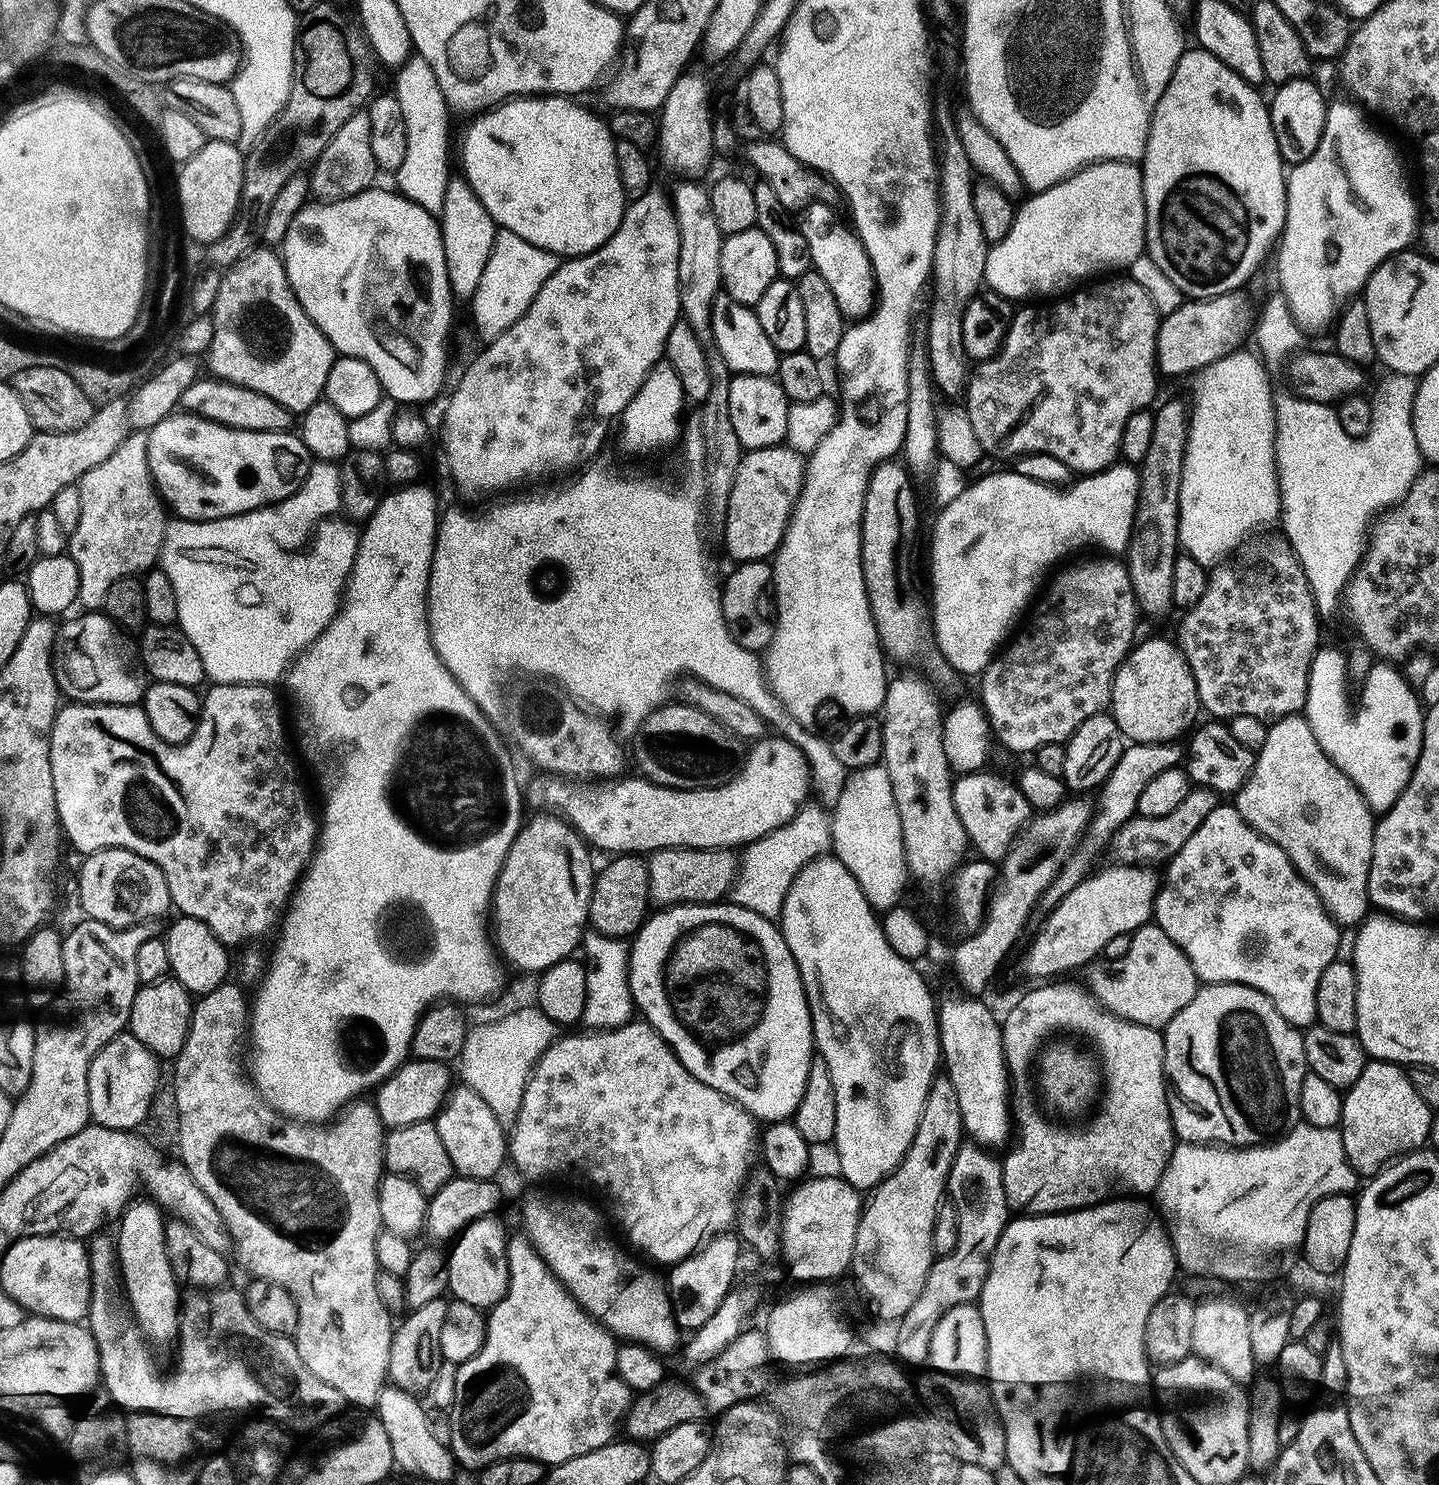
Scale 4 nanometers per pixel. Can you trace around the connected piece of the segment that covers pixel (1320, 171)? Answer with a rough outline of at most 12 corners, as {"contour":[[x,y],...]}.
{"contour":[[1351,99],[1286,176],[1279,291],[1337,323],[1418,236],[1404,160]]}

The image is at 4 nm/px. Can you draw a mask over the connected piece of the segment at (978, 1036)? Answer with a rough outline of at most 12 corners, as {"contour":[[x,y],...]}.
{"contour":[[980,998],[939,1005],[942,1068],[963,1131],[1010,1136],[1001,1021]]}

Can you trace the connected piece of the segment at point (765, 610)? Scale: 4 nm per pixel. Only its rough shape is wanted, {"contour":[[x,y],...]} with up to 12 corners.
{"contour":[[745,560],[723,581],[724,622],[760,654],[776,629],[772,566]]}

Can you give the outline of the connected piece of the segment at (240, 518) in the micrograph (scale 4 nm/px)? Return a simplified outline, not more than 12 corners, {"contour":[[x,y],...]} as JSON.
{"contour":[[340,469],[176,518],[158,564],[212,684],[271,685],[342,603]]}

